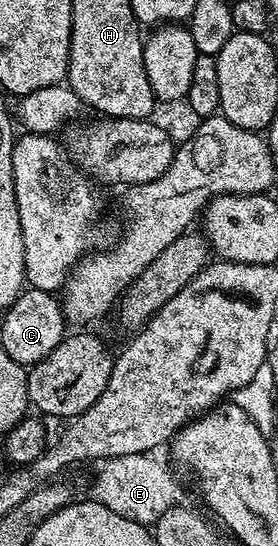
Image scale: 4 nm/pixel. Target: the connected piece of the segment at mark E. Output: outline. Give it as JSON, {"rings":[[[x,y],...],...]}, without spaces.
{"rings":[[[167,444],[150,447],[150,450],[137,454],[98,459],[92,463],[92,469],[95,469],[97,475],[90,493],[91,498],[104,507],[109,507],[116,515],[122,515],[145,527],[155,526],[161,515],[180,499],[178,485],[169,471],[168,461],[170,462],[170,449]]]}

